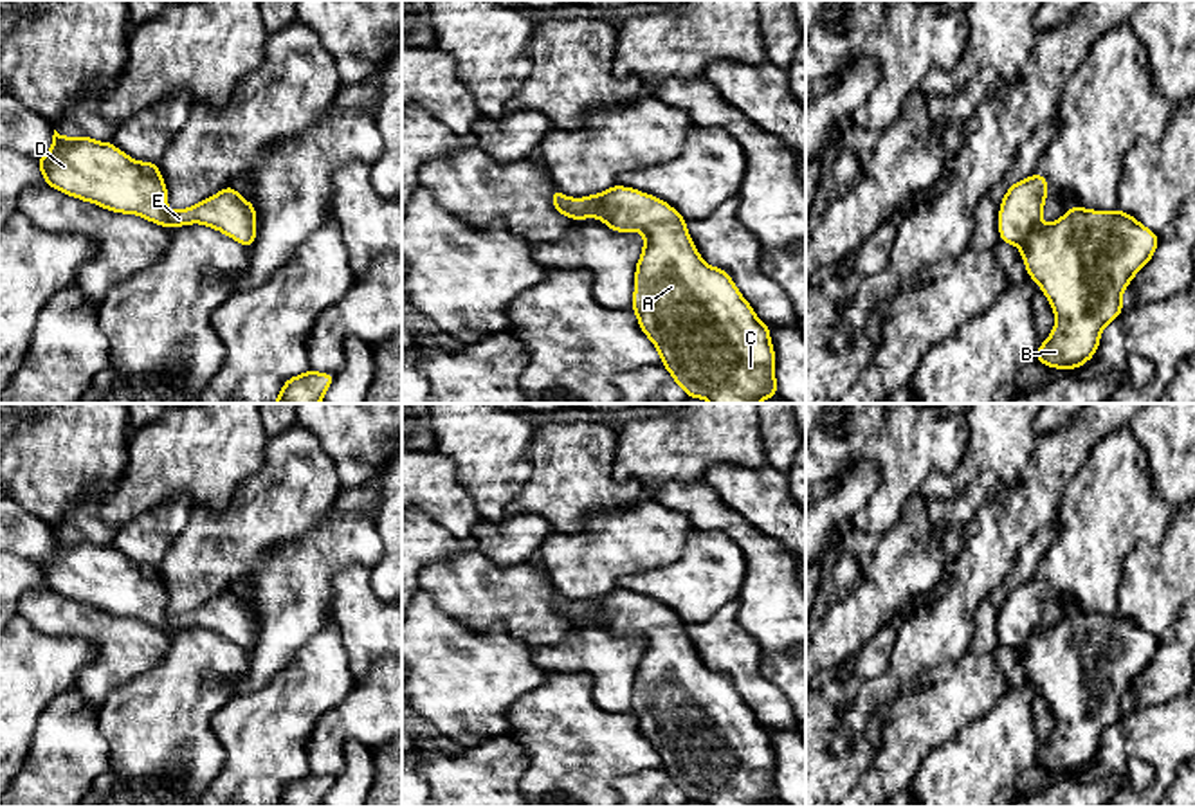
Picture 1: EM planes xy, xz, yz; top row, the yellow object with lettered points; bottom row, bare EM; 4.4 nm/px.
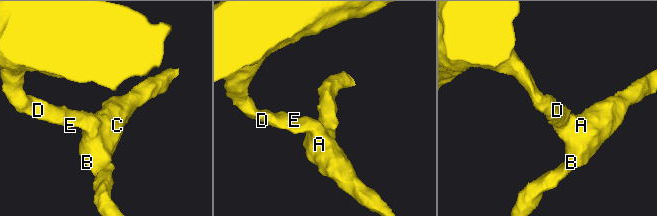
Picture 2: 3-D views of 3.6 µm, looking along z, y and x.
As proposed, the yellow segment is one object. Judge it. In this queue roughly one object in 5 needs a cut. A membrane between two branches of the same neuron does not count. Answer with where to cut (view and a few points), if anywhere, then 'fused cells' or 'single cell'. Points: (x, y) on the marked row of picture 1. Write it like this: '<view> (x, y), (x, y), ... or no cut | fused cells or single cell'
no cut | single cell

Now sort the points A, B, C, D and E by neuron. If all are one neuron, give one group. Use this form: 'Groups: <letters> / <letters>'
Groups: A B C D E

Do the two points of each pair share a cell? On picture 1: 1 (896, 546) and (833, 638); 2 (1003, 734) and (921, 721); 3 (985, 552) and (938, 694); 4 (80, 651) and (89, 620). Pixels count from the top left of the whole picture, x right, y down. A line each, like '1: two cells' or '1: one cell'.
1: one cell
2: two cells
3: two cells
4: two cells

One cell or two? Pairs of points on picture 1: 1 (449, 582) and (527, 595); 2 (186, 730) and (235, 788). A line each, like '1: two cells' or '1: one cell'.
1: one cell
2: two cells

